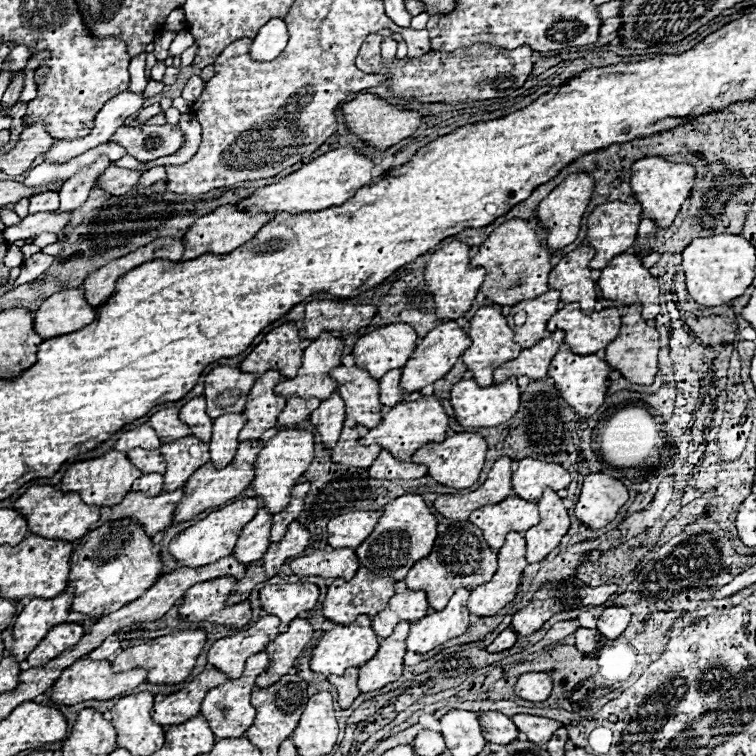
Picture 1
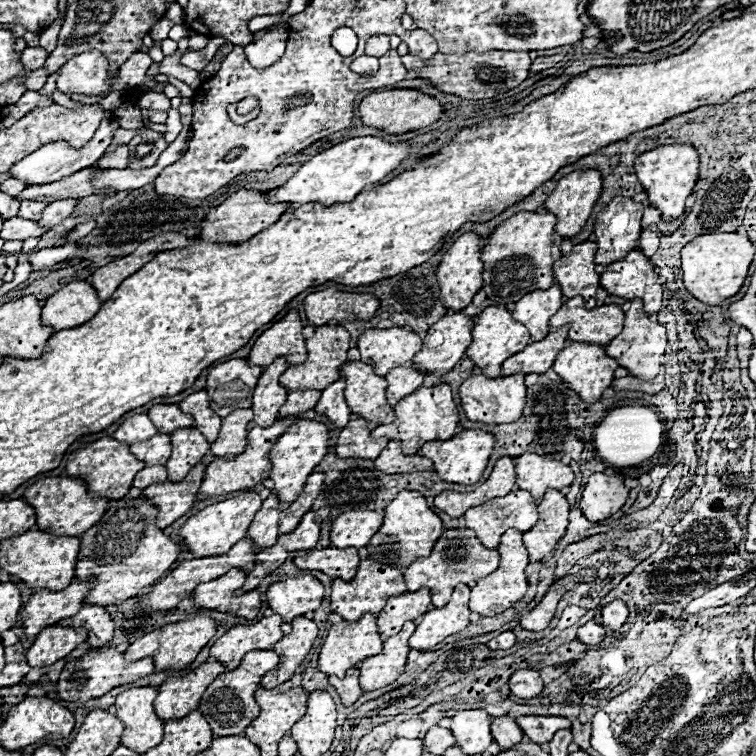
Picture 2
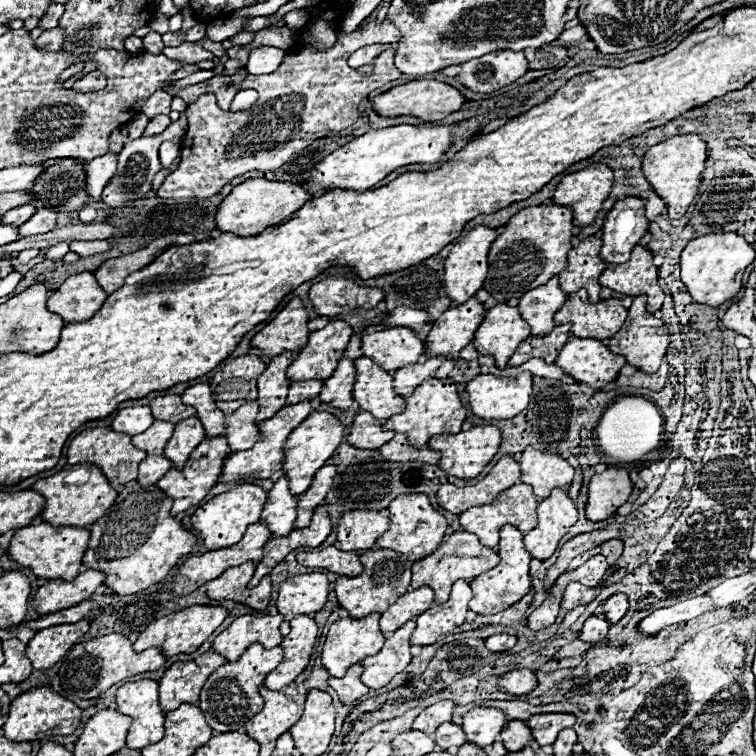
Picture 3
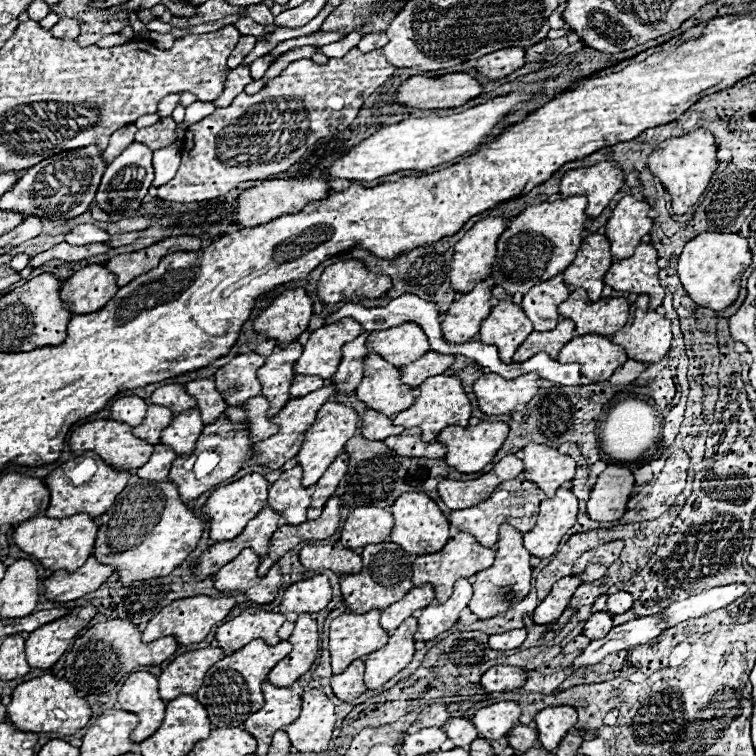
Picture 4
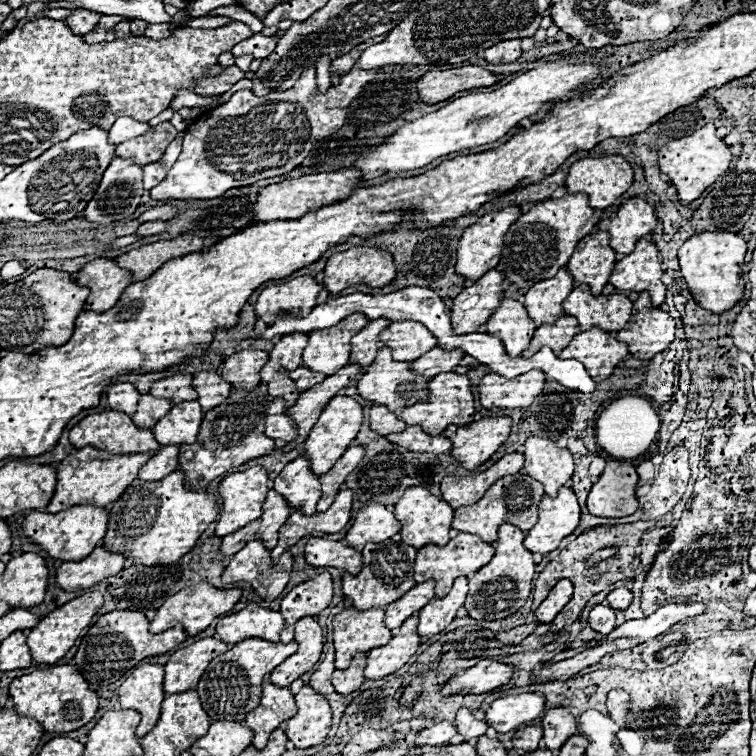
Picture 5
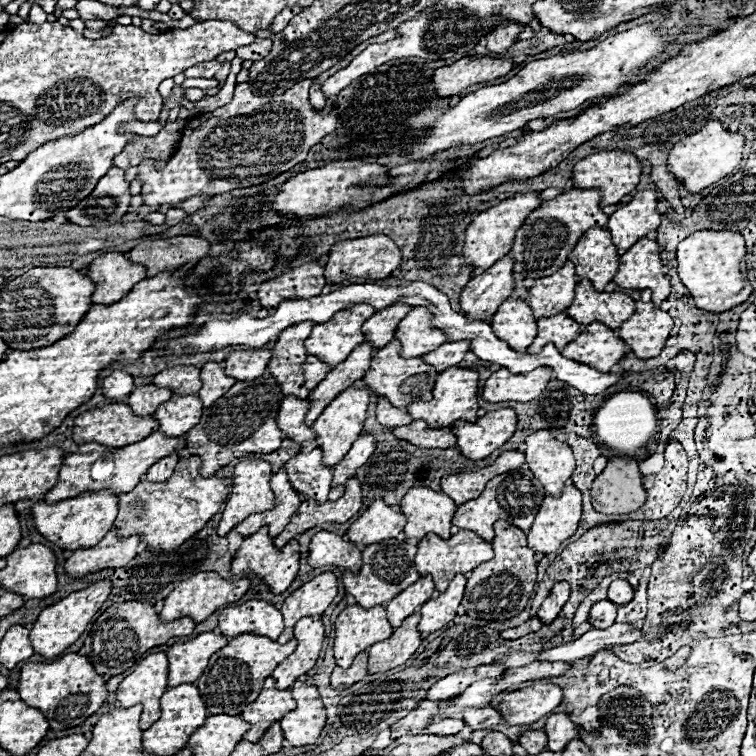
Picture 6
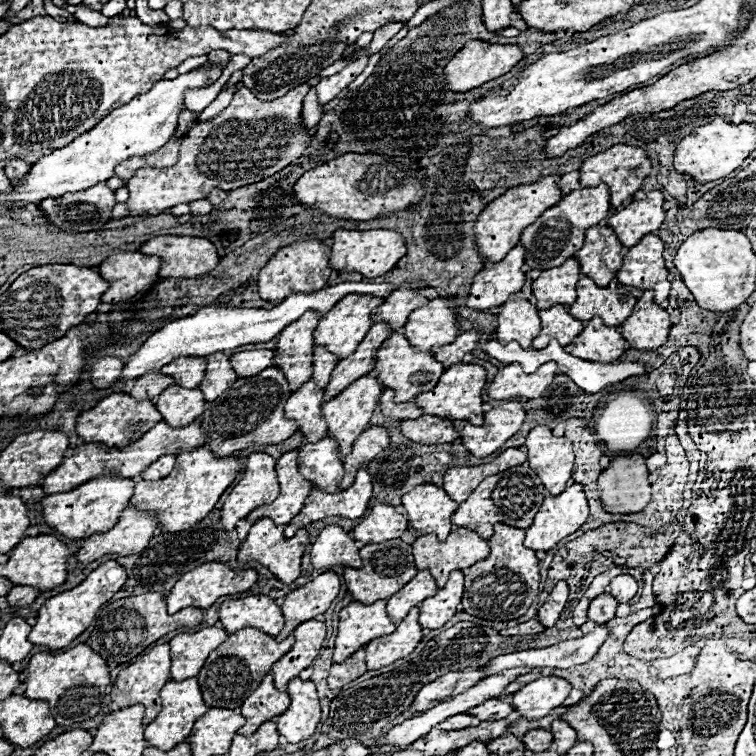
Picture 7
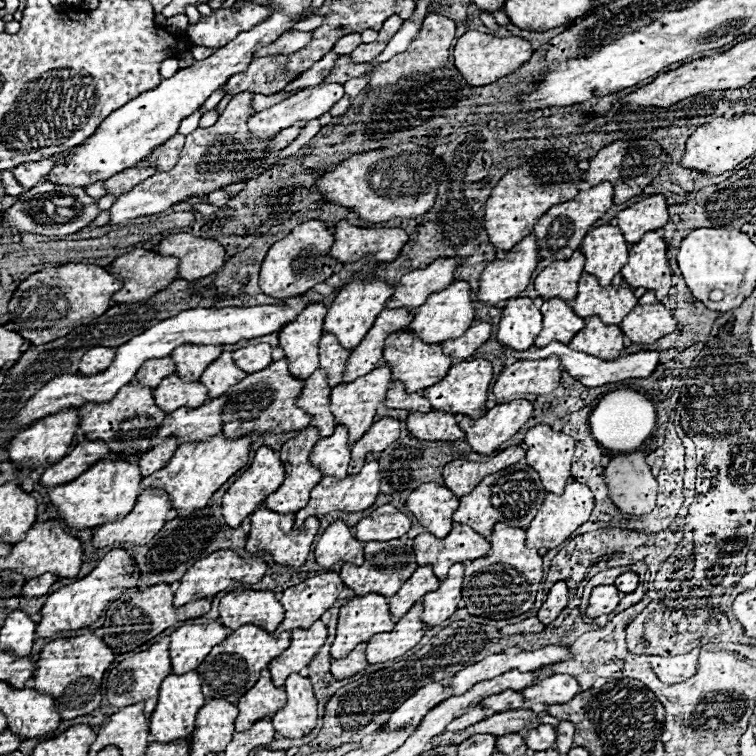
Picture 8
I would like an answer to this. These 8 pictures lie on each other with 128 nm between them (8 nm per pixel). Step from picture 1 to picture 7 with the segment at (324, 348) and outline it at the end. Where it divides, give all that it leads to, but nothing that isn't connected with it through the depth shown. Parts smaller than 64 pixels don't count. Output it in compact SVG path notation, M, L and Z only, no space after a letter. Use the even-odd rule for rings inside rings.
M350 294L344 296L330 312L326 312L320 318L318 328L314 330L314 344L316 346L324 346L328 352L332 352L338 360L350 356L354 352L354 348L362 342L362 338L368 334L372 320L370 314L372 310L382 304L382 298L374 298L374 296L360 296L360 294Z

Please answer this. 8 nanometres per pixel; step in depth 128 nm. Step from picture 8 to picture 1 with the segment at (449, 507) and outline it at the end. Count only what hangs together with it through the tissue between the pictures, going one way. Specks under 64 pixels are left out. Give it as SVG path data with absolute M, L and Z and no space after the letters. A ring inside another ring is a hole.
M406 494L400 498L390 500L384 510L382 518L378 520L374 532L356 548L356 556L362 568L368 568L372 574L390 576L392 582L402 582L406 572L422 560L422 556L430 554L430 548L436 540L436 518L424 504L422 496Z

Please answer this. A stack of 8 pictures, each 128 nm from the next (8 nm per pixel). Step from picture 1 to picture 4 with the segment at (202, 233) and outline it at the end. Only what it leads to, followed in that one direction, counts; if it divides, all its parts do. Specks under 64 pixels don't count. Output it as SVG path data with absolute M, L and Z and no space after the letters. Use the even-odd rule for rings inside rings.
M304 178L304 180L262 180L258 186L246 188L240 192L238 200L236 200L236 212L234 212L234 224L238 224L240 228L246 226L258 226L258 224L266 224L270 220L276 220L278 216L284 214L292 214L302 210L306 204L314 202L314 200L322 200L330 194L326 180L322 178Z

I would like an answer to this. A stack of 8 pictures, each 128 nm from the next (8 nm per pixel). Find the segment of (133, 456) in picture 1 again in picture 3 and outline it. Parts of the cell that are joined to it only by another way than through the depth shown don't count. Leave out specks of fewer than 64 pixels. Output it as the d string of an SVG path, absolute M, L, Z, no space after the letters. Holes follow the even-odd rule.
M154 420L154 424L146 432L132 438L132 444L138 450L146 450L148 456L162 456L164 448L166 448L166 442L170 440L172 432L174 432L174 424Z

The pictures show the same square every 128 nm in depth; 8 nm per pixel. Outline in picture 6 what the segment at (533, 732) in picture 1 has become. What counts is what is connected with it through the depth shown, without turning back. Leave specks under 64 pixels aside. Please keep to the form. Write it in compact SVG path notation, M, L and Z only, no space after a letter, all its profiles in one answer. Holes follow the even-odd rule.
M552 714L546 720L544 732L548 734L548 750L560 752L562 748L566 748L568 740L574 740L574 736L578 736L578 728L576 724L568 718L568 714Z

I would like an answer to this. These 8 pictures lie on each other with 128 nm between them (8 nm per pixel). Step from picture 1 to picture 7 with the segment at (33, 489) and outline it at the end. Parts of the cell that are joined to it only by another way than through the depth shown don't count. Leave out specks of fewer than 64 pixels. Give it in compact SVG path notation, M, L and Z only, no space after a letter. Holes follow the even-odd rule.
M198 420L188 424L188 426L182 426L182 428L170 428L166 422L158 422L140 440L128 444L126 448L108 448L106 444L100 444L100 442L94 442L94 444L88 442L88 444L76 446L72 456L68 456L56 468L56 472L52 472L50 476L44 478L42 488L44 488L46 494L54 494L54 492L60 494L60 492L70 492L70 490L78 488L80 484L86 484L88 480L94 480L102 474L114 474L114 476L120 476L120 478L136 478L150 464L154 464L154 460L158 460L160 456L186 452L186 450L198 448L198 446L204 446L204 432L202 432Z

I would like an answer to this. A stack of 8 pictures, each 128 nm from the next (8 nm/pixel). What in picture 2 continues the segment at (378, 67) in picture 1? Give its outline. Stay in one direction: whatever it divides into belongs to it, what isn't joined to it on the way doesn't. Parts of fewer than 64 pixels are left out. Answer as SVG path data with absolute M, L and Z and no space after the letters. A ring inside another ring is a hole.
M377 34L370 36L370 38L366 40L366 50L364 50L364 54L366 54L366 56L376 56L376 58L380 58L380 53L386 53L389 48L389 36Z

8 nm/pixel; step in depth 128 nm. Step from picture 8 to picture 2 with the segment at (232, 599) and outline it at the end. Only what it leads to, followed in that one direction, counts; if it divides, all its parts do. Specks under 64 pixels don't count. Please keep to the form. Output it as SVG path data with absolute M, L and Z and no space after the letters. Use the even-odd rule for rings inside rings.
M272 614L258 620L254 626L234 626L224 632L210 648L210 656L226 670L236 670L250 650L272 650L272 646L284 636L280 630L282 618Z

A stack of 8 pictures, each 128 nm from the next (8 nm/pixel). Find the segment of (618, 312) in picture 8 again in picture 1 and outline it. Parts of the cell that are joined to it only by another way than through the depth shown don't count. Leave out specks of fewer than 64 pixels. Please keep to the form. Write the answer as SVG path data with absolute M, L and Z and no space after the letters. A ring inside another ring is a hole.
M574 302L566 304L548 320L546 326L548 332L554 332L558 328L566 332L564 344L572 352L588 356L596 354L598 350L604 350L606 344L614 340L620 328L620 314L616 308L604 308L600 312L592 312L586 316L580 312L580 306Z

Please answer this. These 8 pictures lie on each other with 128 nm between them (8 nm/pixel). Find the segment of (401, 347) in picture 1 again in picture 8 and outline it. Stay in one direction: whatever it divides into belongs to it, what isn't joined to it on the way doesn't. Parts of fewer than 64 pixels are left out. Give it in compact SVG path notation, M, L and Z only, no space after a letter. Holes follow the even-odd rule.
M452 282L448 288L430 296L414 314L414 320L408 324L408 330L414 332L424 344L442 344L442 340L454 340L454 336L462 336L466 328L474 322L474 306L470 298L468 282Z

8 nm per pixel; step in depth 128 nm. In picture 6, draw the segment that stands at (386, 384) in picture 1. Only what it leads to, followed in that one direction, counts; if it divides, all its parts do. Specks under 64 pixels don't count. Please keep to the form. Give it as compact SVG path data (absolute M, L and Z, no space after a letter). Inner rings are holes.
M460 340L460 342L444 342L440 348L428 352L422 356L424 364L434 366L436 372L444 372L452 366L458 366L458 362L462 362L464 354L470 350L468 340Z

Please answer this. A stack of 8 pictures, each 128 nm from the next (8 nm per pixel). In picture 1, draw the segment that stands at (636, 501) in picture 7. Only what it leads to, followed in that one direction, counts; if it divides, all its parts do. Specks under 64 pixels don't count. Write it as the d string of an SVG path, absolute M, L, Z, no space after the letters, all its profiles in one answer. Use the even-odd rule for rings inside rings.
M588 474L574 506L574 516L590 530L608 526L628 500L626 486L606 474Z

